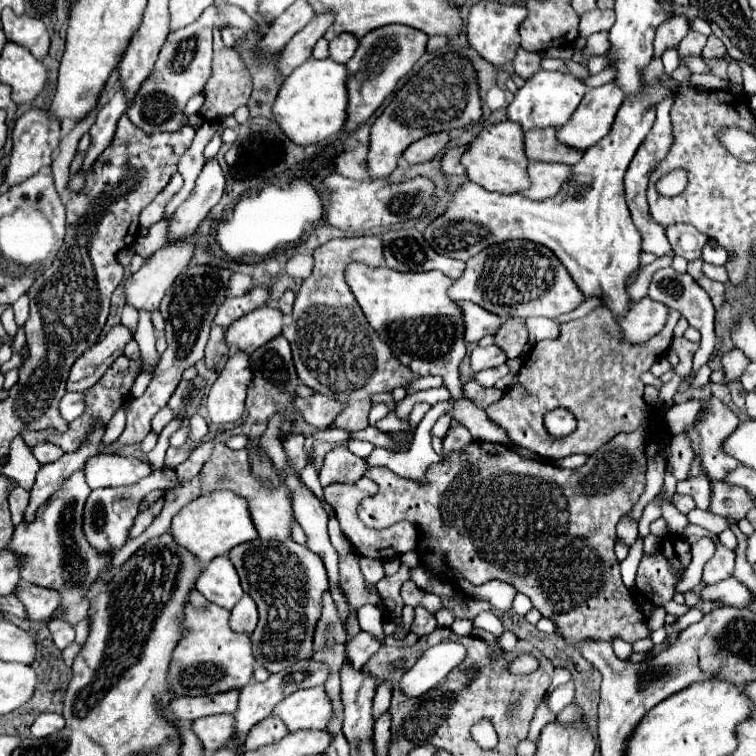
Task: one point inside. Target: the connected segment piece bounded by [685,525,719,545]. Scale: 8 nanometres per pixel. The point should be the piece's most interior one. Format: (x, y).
(693, 533)

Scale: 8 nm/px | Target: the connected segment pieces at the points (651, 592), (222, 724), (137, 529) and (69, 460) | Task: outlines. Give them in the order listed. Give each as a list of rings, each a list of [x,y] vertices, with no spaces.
[[[645,555],[637,571],[637,589],[651,603],[667,603],[675,595],[675,587],[683,571],[675,571],[663,555]]]
[[[211,715],[203,719],[195,719],[191,723],[191,729],[201,739],[205,755],[211,755],[213,751],[221,749],[227,739],[231,739],[233,731],[233,715]]]
[[[159,499],[159,501],[153,503],[147,511],[143,511],[143,513],[135,519],[135,523],[133,523],[133,527],[131,527],[131,537],[129,537],[129,539],[139,537],[139,535],[141,535],[141,533],[151,525],[151,521],[155,519],[155,515],[159,515],[161,507],[163,507],[163,499]]]
[[[97,427],[89,439],[73,453],[65,453],[61,459],[57,459],[55,463],[49,463],[49,465],[43,465],[39,471],[37,471],[37,481],[31,489],[31,499],[29,499],[29,505],[25,509],[25,521],[35,521],[35,513],[37,509],[49,501],[49,497],[75,473],[75,471],[81,471],[85,467],[85,461],[99,453],[99,441],[101,441],[101,435],[103,435],[103,427]]]

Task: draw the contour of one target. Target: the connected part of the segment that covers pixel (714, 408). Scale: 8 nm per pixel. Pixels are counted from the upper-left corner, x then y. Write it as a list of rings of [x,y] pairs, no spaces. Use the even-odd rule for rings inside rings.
[[[705,397],[701,399],[703,401],[703,409],[701,409],[701,415],[697,417],[697,421],[693,425],[687,427],[687,437],[691,441],[691,447],[693,447],[693,453],[701,459],[703,463],[703,469],[707,473],[707,479],[711,481],[721,481],[729,471],[733,471],[739,463],[731,457],[727,457],[723,451],[721,451],[721,445],[723,441],[727,439],[727,435],[731,435],[737,425],[739,425],[739,417],[723,403],[719,401],[717,397]]]

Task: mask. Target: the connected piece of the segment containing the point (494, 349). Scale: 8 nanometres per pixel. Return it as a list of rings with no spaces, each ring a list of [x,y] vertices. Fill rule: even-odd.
[[[489,345],[489,347],[477,347],[473,353],[471,353],[471,369],[475,373],[483,371],[483,369],[489,369],[489,367],[499,367],[507,361],[505,353],[497,347],[497,345]]]

